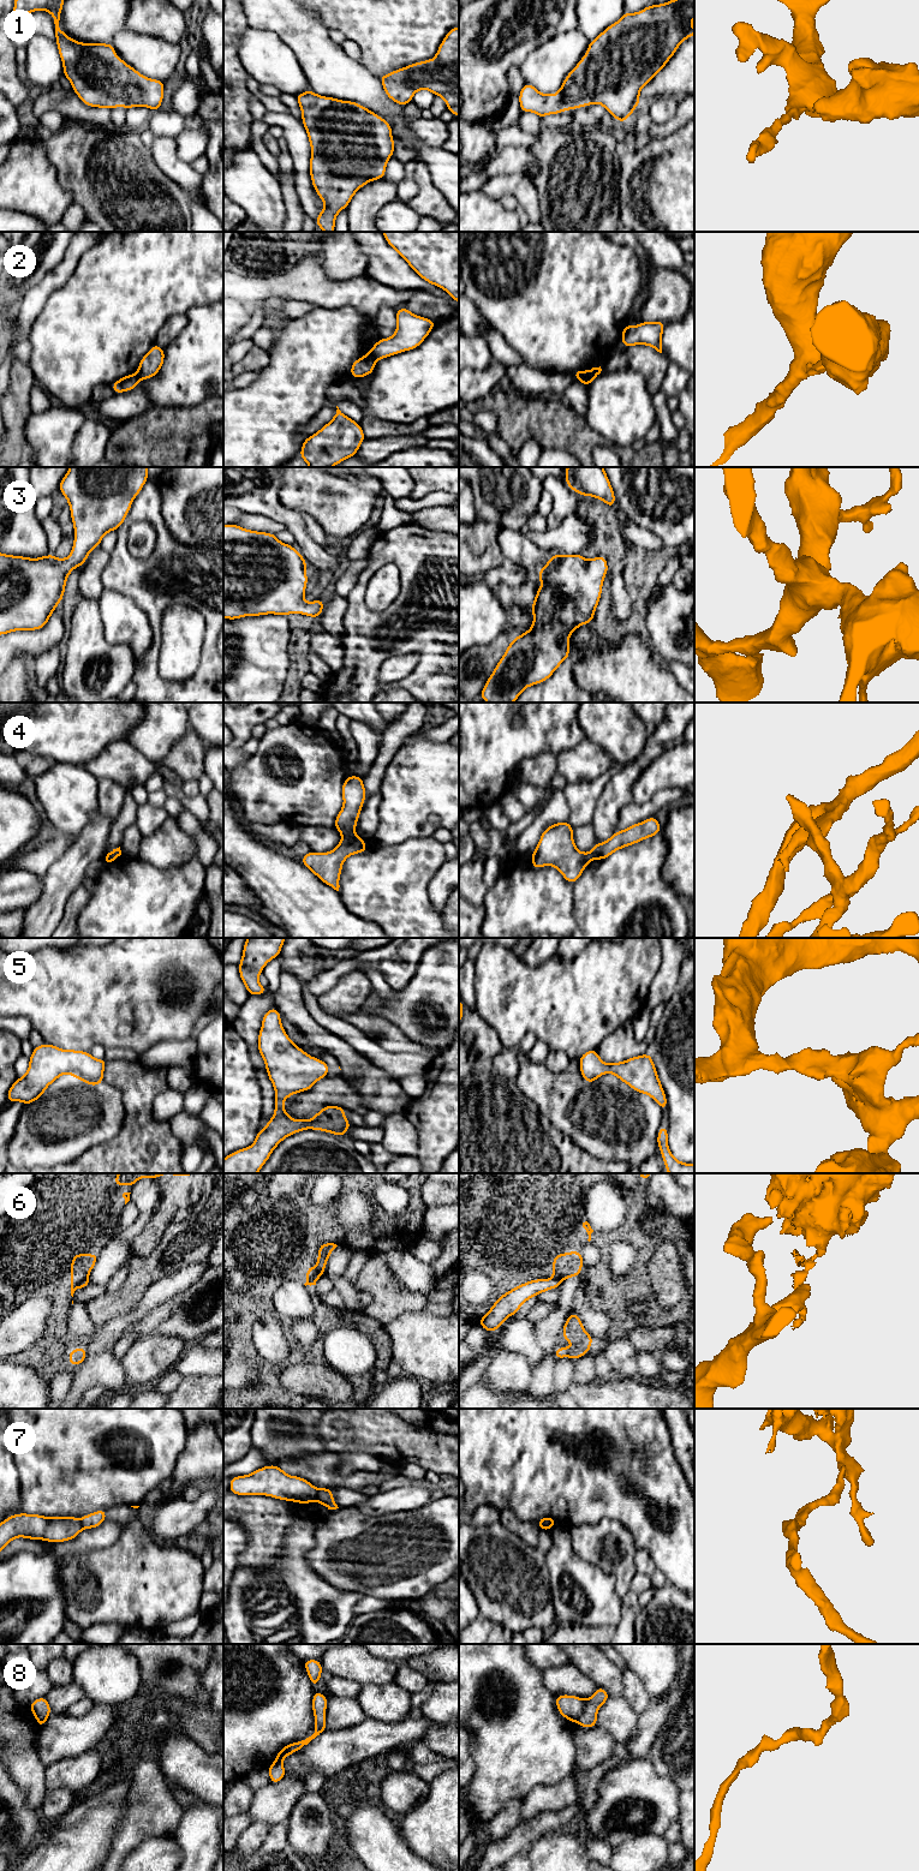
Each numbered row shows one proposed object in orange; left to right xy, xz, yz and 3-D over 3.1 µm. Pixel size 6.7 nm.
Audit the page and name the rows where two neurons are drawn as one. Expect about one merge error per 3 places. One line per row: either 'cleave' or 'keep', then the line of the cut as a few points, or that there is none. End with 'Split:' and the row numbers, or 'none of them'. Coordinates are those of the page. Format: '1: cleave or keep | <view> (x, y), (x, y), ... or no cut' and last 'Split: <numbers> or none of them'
1: keep | no cut
2: cleave | xz (369, 352), (376, 359)
3: keep | no cut
4: cleave | xz (353, 832), (342, 836)
5: keep | no cut
6: cleave | xz (316, 1266), (321, 1274)
7: cleave | xz (318, 1489), (314, 1500)
8: cleave | yz (585, 1701), (583, 1714), (576, 1721)
Split: 2, 4, 6, 7, 8

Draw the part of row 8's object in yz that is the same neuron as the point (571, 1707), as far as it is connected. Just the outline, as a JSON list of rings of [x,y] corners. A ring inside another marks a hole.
[[[577,1696],[555,1697],[557,1711],[568,1721],[577,1722],[584,1712],[585,1700]]]

